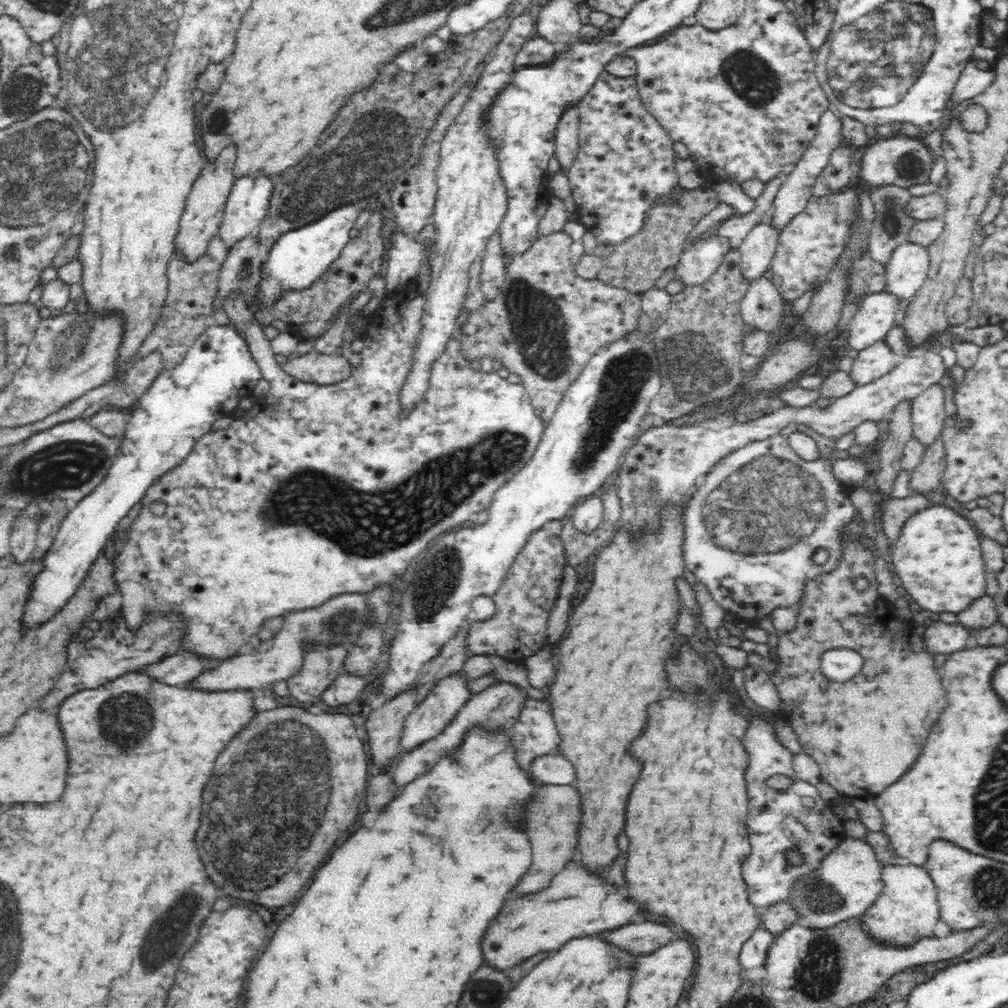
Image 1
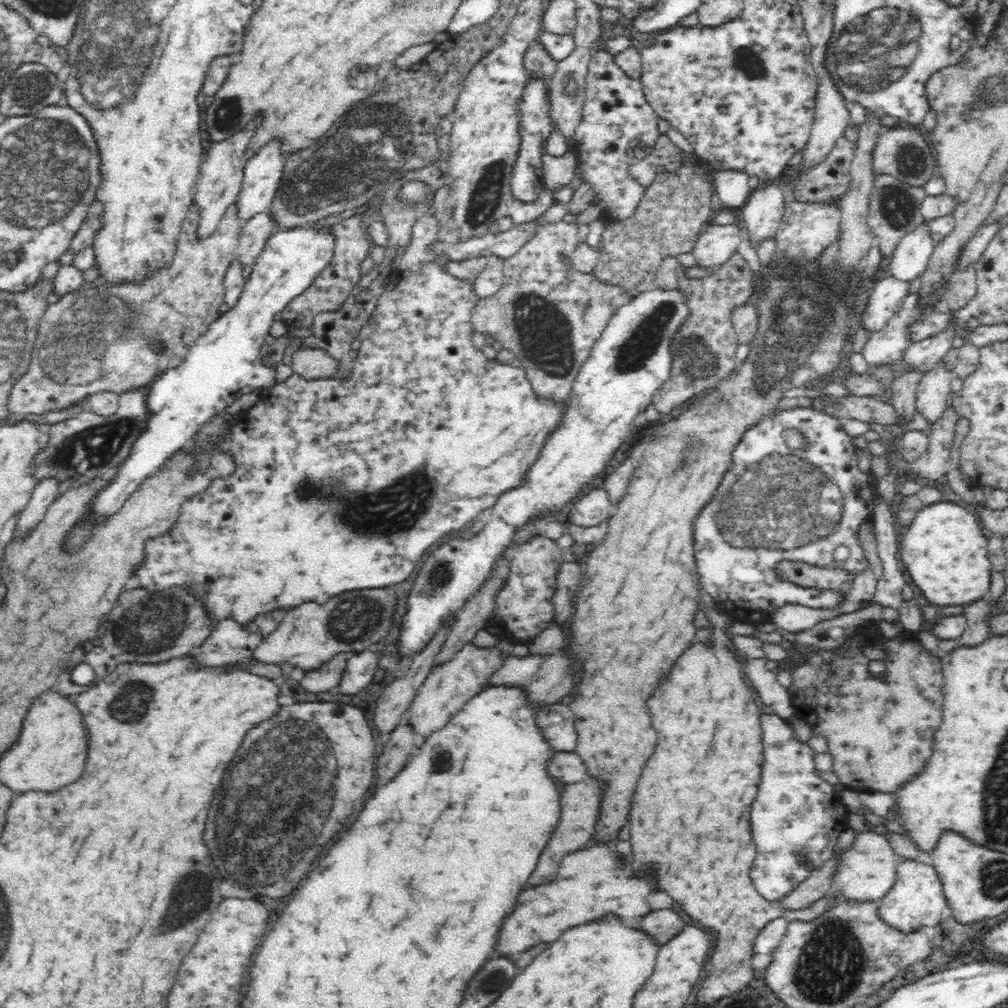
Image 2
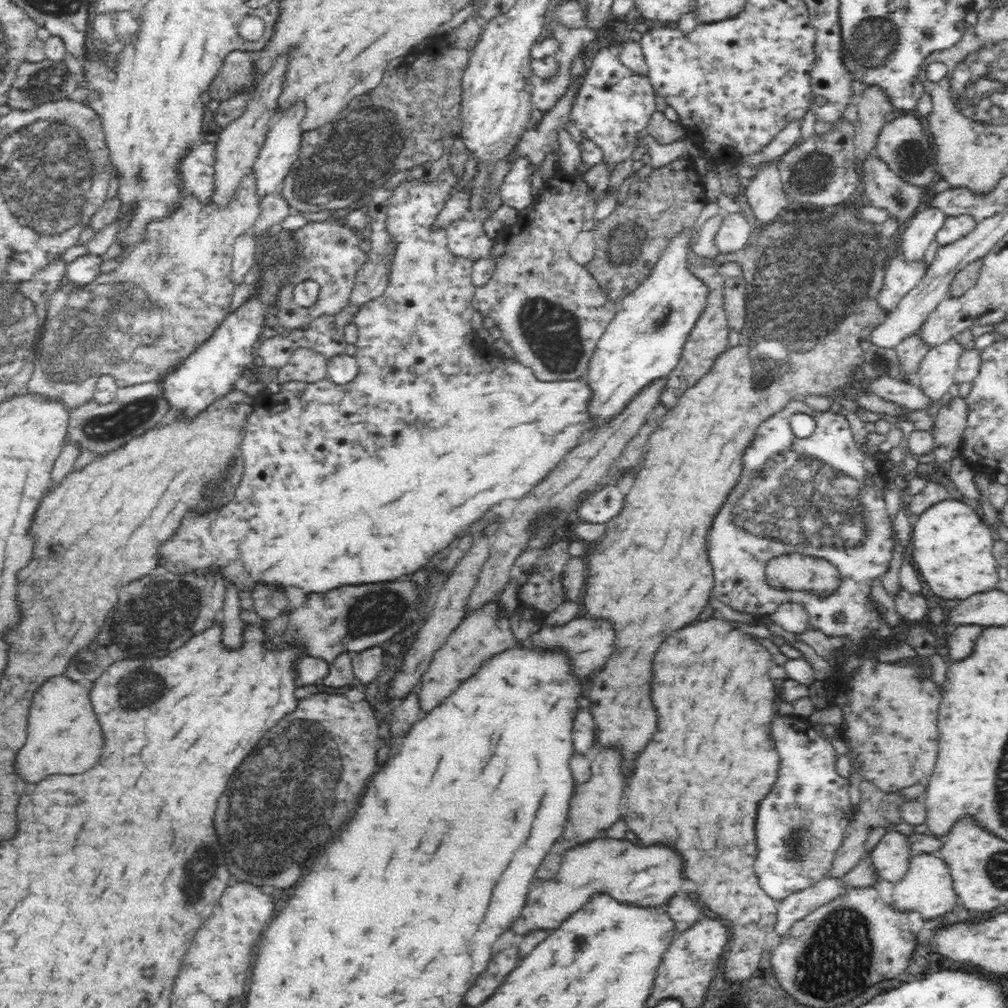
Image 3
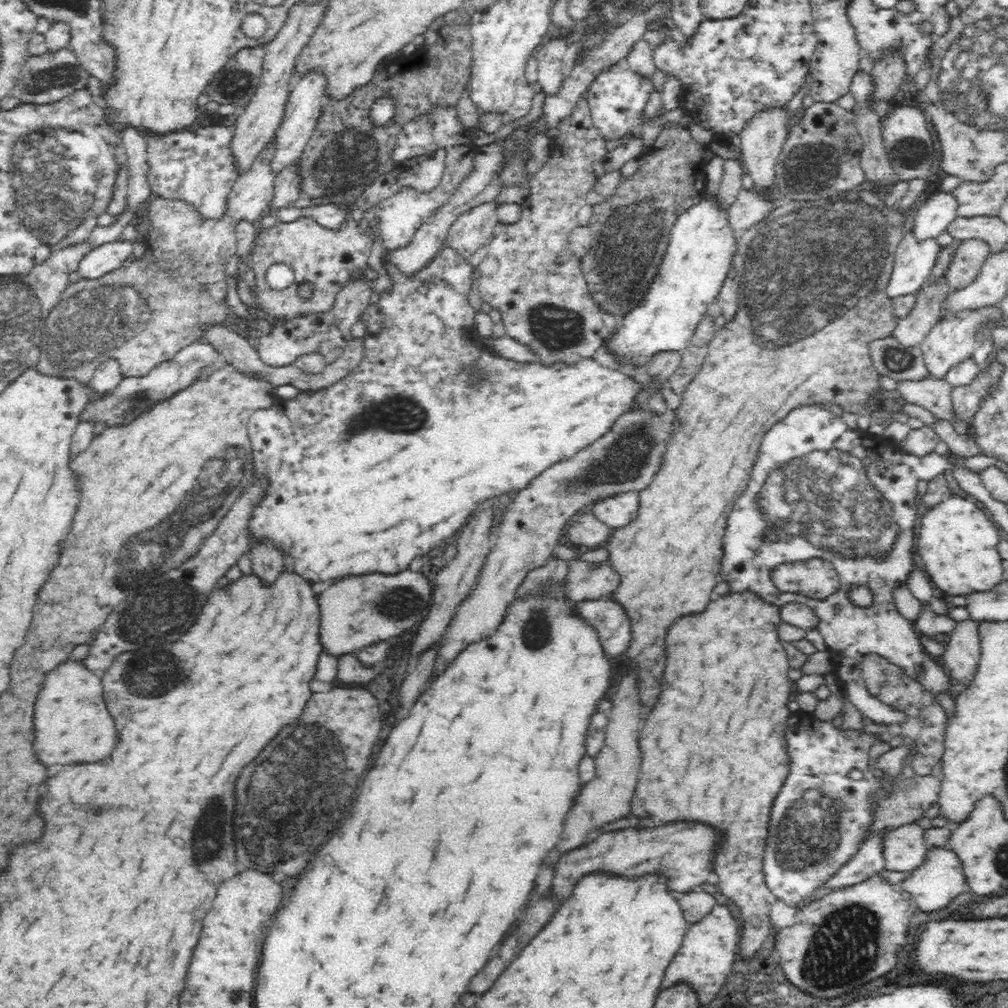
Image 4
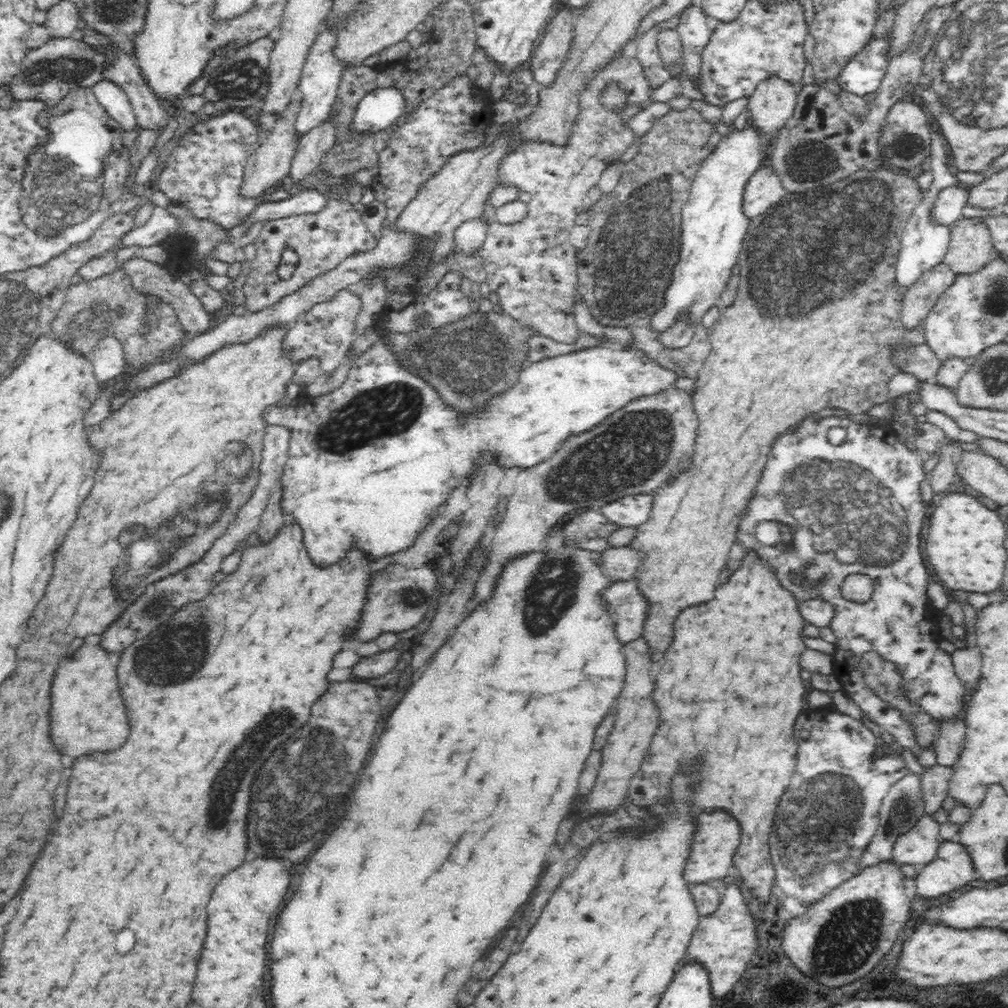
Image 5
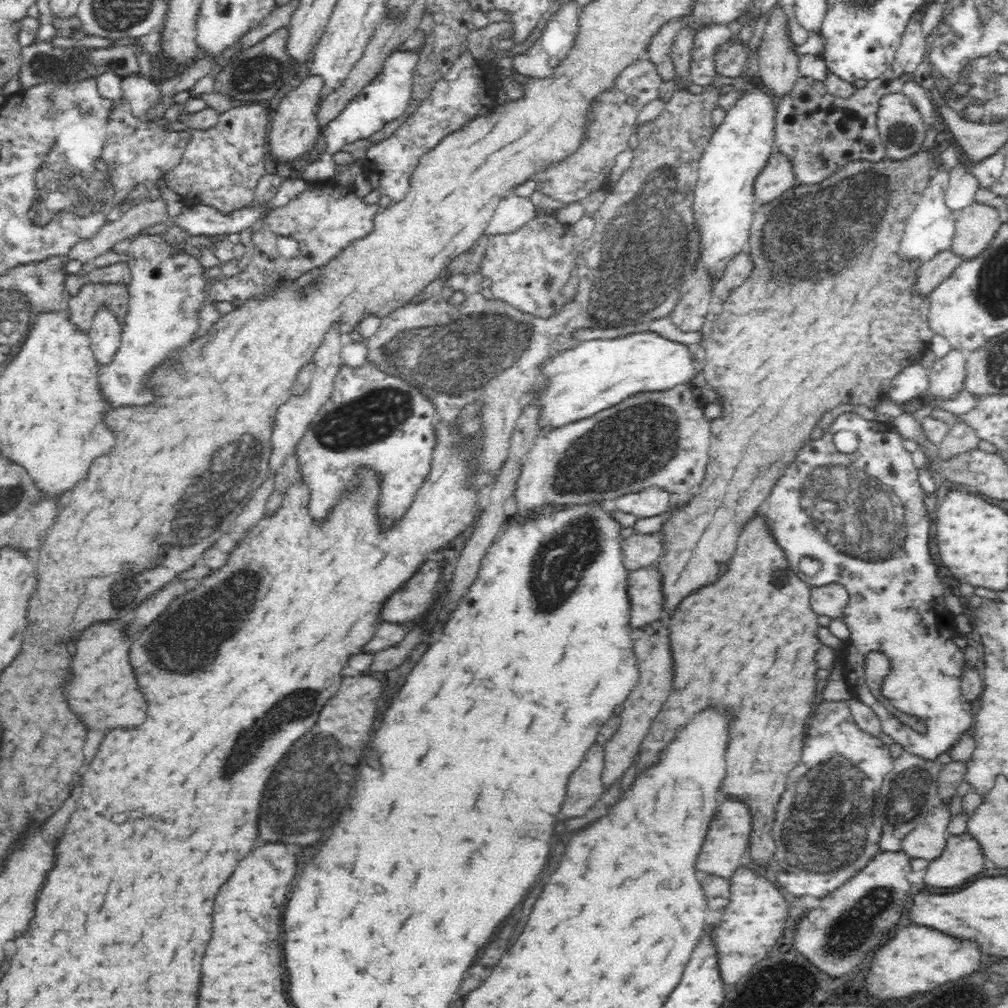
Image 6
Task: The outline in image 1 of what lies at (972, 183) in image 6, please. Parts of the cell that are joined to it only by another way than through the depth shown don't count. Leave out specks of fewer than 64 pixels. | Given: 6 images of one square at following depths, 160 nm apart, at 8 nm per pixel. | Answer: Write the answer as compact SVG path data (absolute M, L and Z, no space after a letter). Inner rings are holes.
M910 241L900 244L885 265L886 290L900 300L911 300L924 285L929 268L929 250L925 246Z

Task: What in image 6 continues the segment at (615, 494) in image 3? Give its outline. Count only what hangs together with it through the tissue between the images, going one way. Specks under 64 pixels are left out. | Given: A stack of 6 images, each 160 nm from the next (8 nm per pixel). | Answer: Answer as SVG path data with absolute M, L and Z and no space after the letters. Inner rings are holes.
M650 486L638 492L631 492L614 498L618 508L638 518L651 517L664 512L670 505L670 493L660 486Z

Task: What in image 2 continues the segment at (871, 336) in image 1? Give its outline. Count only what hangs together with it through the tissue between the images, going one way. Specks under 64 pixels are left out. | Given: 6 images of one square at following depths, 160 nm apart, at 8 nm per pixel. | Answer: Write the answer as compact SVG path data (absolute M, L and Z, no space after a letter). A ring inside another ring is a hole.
M888 276L879 280L866 303L866 314L862 323L869 332L880 330L898 310L902 299L910 290L910 280L899 280Z

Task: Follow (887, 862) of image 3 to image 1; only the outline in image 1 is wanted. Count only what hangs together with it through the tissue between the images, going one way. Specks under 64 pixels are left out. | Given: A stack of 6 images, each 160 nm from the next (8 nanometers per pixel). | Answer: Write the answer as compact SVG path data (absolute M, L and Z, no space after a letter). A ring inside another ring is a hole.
M846 836L840 846L822 860L820 870L794 884L789 898L798 907L798 914L808 920L809 928L826 928L838 921L862 915L876 902L884 890L882 868L872 844Z

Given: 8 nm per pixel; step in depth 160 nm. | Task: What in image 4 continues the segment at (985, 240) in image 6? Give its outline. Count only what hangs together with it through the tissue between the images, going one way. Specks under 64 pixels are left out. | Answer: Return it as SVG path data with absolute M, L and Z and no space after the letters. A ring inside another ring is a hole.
M966 238L952 246L952 258L945 272L948 283L955 291L969 286L979 274L981 266L990 257L990 246L981 239Z

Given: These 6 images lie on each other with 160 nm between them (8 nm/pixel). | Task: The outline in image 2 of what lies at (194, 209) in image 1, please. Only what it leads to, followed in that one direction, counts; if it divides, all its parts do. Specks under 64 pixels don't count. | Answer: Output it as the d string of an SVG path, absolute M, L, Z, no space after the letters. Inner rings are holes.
M246 126L240 132L234 132L226 140L213 141L203 162L199 168L199 176L196 182L196 194L193 201L200 205L201 226L198 230L199 239L204 240L211 232L221 224L226 209L237 200L237 196L244 183L244 168L248 159L253 155L248 150L248 144L254 136L254 126Z

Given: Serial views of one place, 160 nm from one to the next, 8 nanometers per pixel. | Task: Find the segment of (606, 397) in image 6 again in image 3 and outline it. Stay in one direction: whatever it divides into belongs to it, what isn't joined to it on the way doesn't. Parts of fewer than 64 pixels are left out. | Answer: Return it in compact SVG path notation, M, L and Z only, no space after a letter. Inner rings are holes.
M446 168L444 172L438 175L438 178L434 180L434 182L428 182L428 184L426 184L426 182L420 182L420 180L408 180L406 190L404 190L404 192L398 192L396 196L392 196L392 198L388 200L388 206L386 207L386 226L384 226L384 228L386 228L387 236L390 236L391 244L394 245L393 253L389 258L389 265L387 266L388 282L384 292L378 298L367 302L353 314L352 322L357 326L358 330L358 338L355 342L355 346L358 350L354 356L358 361L358 374L356 374L350 382L344 384L338 384L330 378L313 383L290 381L281 384L278 393L263 391L258 394L256 404L254 404L256 405L256 410L254 410L253 414L248 416L246 432L244 433L241 442L245 468L244 476L242 476L242 480L240 480L240 484L238 484L238 491L234 494L234 498L232 498L226 506L222 506L218 511L210 512L208 515L195 514L195 512L186 514L182 520L182 526L180 526L176 532L176 536L170 538L170 540L166 540L166 543L160 548L160 566L175 566L176 570L180 573L187 573L188 571L194 570L207 571L208 569L220 569L222 575L226 578L226 582L232 581L236 583L236 587L238 587L238 590L240 591L251 591L256 582L268 580L268 582L278 582L276 586L300 586L300 588L304 588L306 592L326 592L326 590L330 590L330 588L336 588L338 584L366 584L366 582L396 580L396 578L402 576L402 574L412 575L412 572L416 572L420 566L428 564L428 562L432 560L432 556L434 556L438 550L442 550L442 548L446 548L446 546L453 546L455 544L455 542L452 542L454 536L456 536L458 532L467 529L468 526L470 526L472 522L476 522L480 516L484 516L484 512L488 512L488 509L492 508L494 504L498 504L508 498L522 498L535 487L538 487L538 484L540 484L540 482L542 482L542 480L544 480L546 476L548 476L548 474L561 463L561 460L568 455L568 452L574 450L574 448L580 444L581 439L599 425L598 419L594 419L594 415L592 415L592 411L590 411L590 404L592 404L592 398L594 398L594 391L592 391L590 383L584 380L584 378L576 377L575 379L554 379L549 381L538 380L538 377L534 375L532 368L522 366L520 361L516 358L503 359L498 357L488 363L486 359L479 356L478 352L476 352L476 350L478 350L476 348L478 340L476 339L476 331L472 329L472 314L475 310L471 302L476 287L472 284L471 280L473 274L471 268L472 262L459 257L450 251L450 247L447 244L447 234L444 231L434 231L434 229L432 229L432 225L436 222L438 212L440 212L440 209L446 204L450 192L452 192L452 188L454 188L458 182L460 182L460 176L458 176L454 170Z

